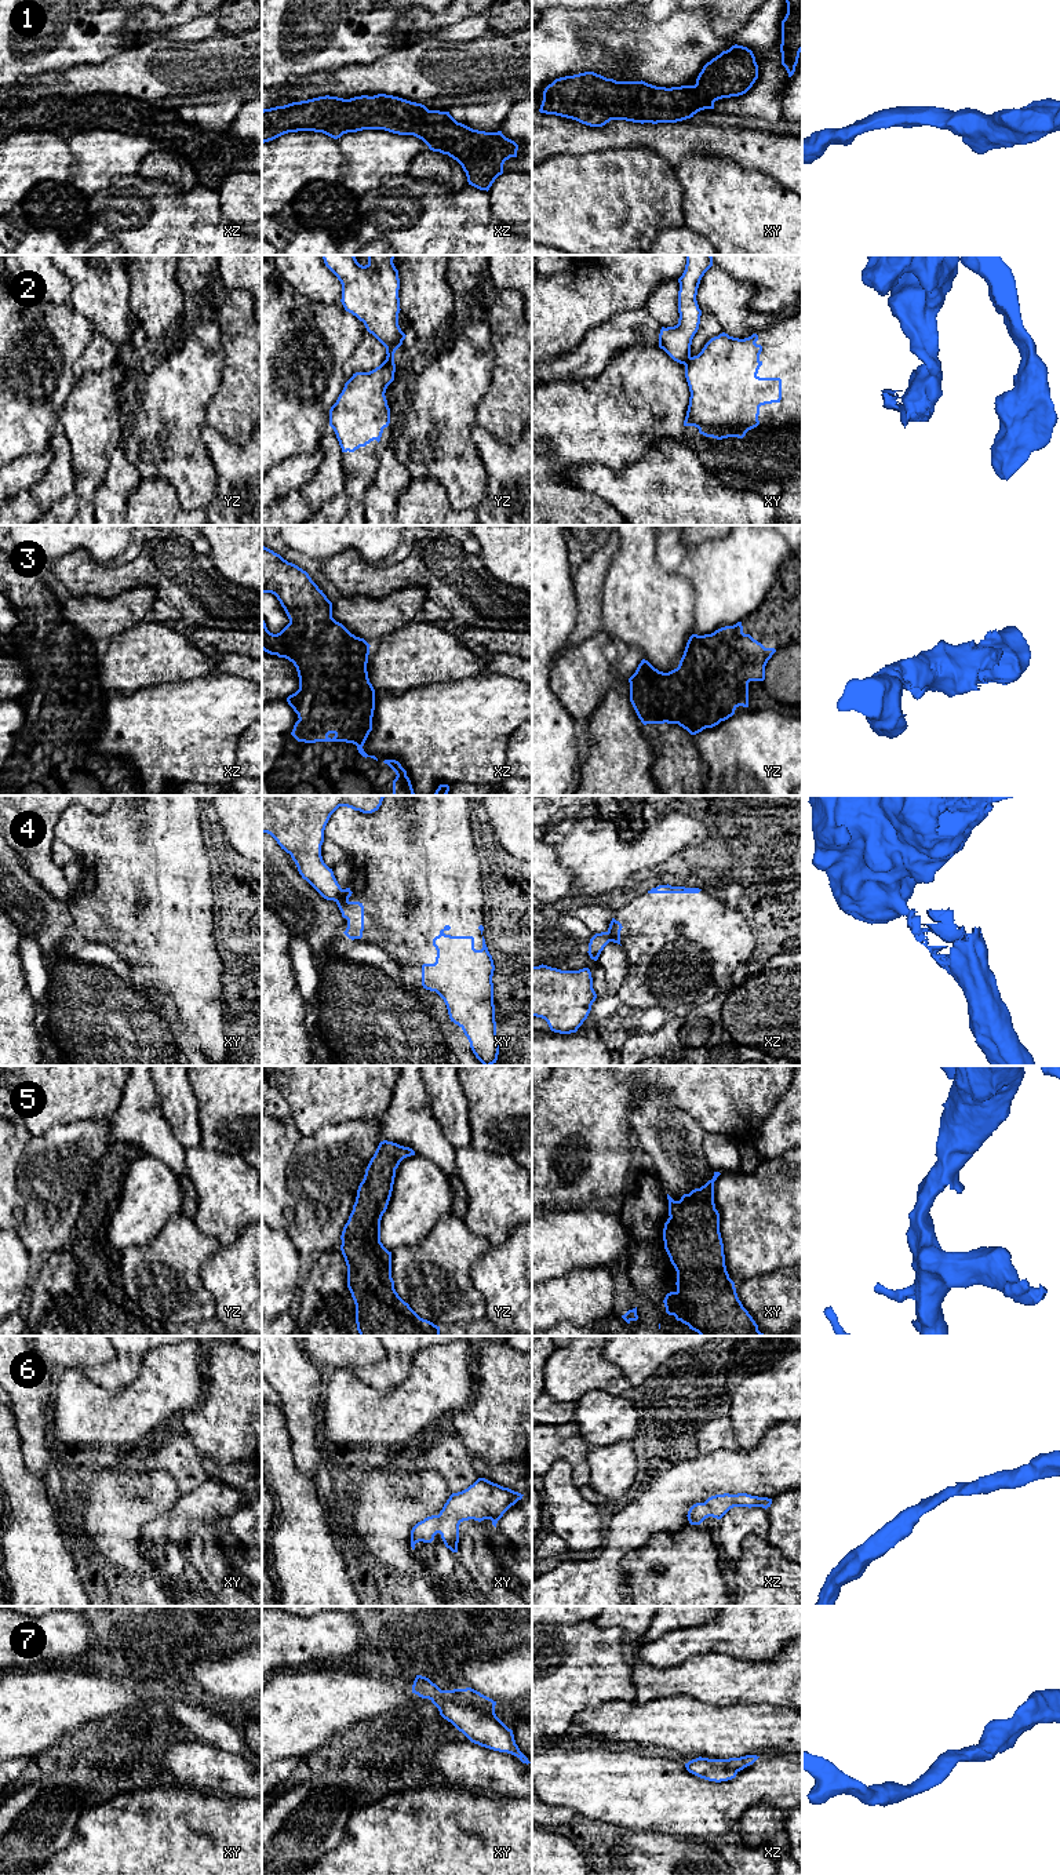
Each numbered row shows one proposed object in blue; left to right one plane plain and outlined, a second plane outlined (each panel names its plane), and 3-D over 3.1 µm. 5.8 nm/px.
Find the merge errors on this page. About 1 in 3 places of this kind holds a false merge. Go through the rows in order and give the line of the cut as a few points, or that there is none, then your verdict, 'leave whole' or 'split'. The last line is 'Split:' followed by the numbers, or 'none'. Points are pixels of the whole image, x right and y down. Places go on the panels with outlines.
1: no cut; leave whole
2: cut in yz along (386, 359), (393, 363); split
3: no cut; leave whole
4: cut in xy along (343, 889), (335, 900); split
5: no cut; leave whole
6: no cut; leave whole
7: no cut; leave whole
Split: 2, 4

